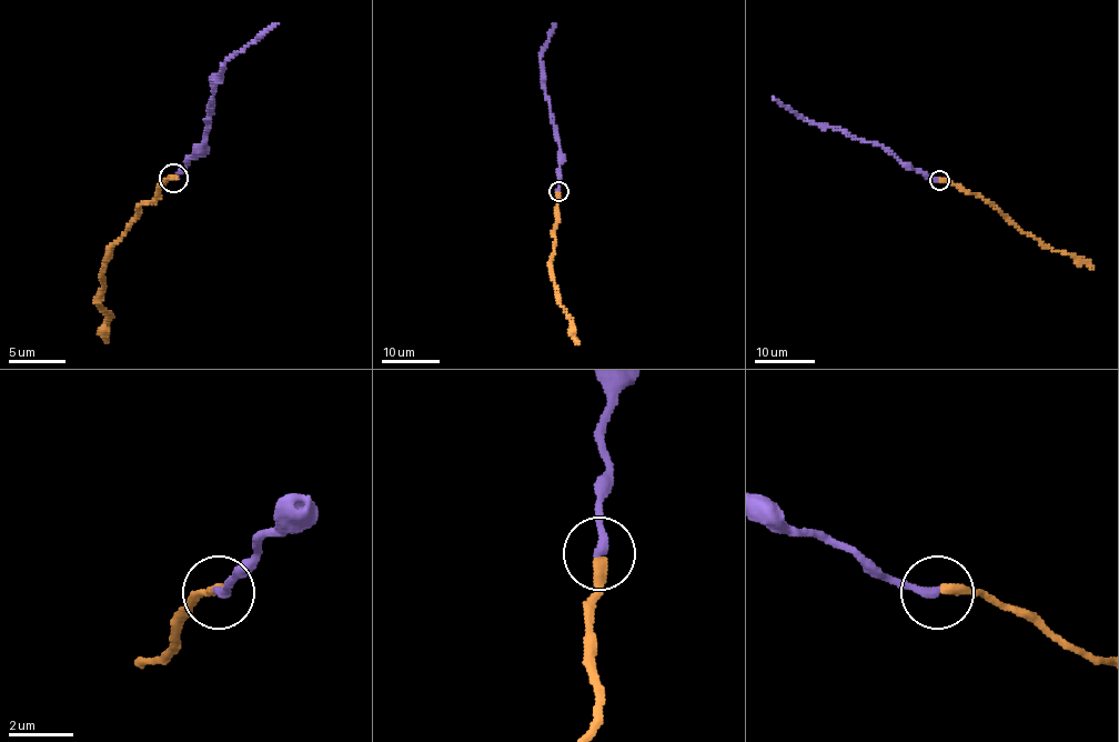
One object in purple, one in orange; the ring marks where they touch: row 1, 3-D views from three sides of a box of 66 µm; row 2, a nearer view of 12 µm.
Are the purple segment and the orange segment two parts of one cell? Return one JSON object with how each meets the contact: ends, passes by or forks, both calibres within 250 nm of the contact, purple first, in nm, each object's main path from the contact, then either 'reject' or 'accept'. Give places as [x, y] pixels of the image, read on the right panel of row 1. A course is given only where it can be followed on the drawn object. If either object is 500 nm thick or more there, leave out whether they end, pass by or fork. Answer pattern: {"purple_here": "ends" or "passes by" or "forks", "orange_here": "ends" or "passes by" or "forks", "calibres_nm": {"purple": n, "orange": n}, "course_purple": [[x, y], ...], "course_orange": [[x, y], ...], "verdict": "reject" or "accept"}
{"purple_here": "ends", "orange_here": "ends", "calibres_nm": {"purple": 280, "orange": 340}, "course_purple": [[939, 180], [905, 167], [880, 146], [804, 120], [773, 98]], "course_orange": [[939, 180], [949, 180], [965, 191], [981, 196], [1046, 246], [1074, 254], [1092, 268]], "verdict": "accept"}

